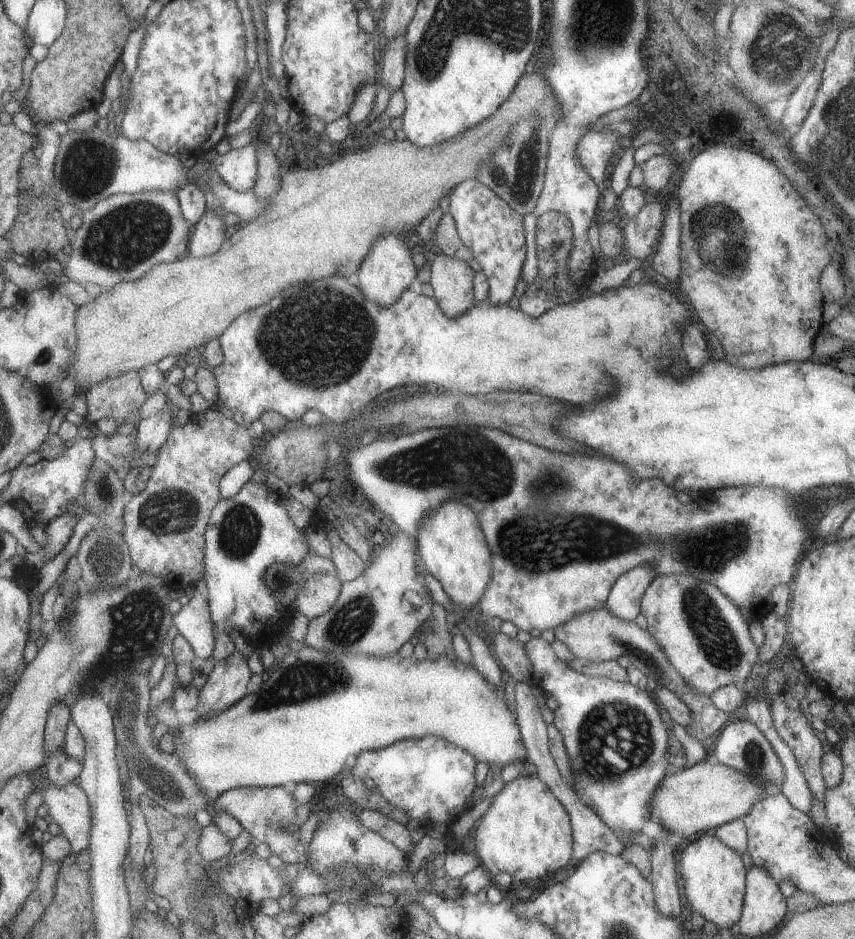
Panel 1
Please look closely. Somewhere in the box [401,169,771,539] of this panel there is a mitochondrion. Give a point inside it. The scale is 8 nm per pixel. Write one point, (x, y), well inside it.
(715, 229)

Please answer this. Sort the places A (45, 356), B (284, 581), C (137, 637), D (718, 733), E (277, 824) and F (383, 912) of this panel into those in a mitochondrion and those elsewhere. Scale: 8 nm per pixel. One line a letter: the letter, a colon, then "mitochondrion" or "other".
A: mitochondrion
B: mitochondrion
C: mitochondrion
D: other
E: mitochondrion
F: other

